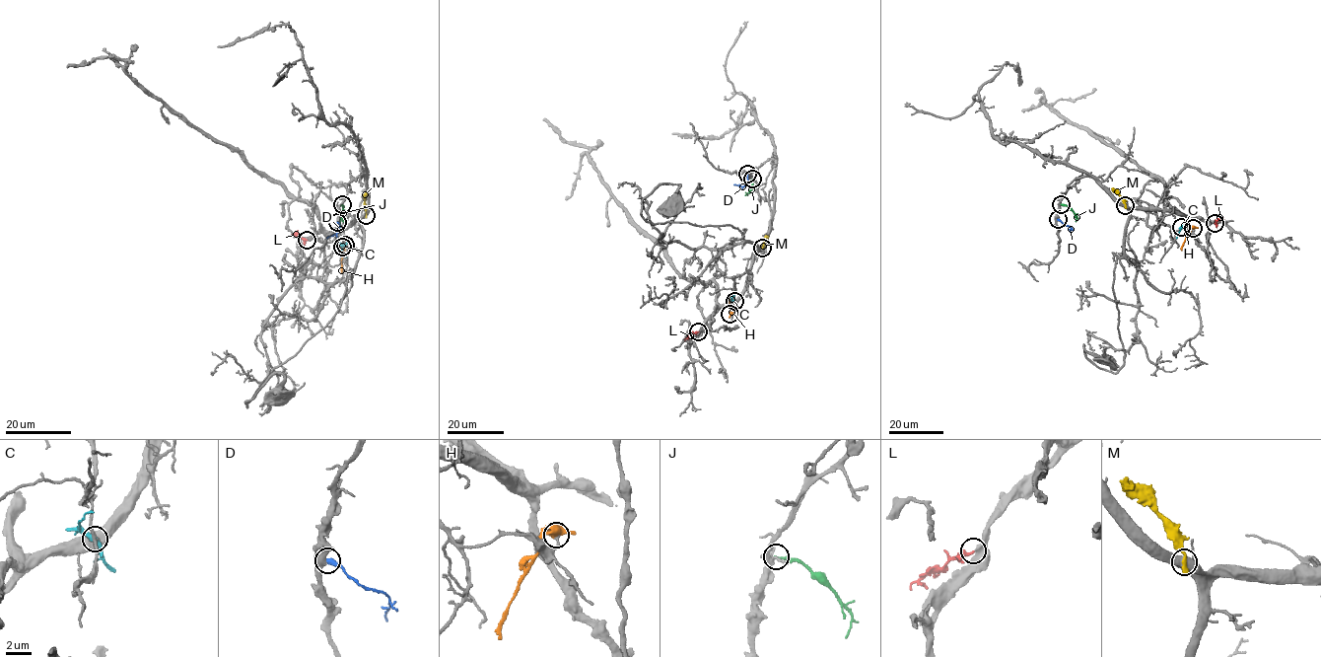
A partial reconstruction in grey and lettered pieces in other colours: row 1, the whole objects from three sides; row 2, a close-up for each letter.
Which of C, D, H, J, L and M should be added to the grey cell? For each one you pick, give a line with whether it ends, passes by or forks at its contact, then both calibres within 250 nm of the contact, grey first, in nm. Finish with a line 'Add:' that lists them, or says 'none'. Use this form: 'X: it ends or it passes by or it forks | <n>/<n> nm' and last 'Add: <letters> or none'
L: it ends | 500/360 nm
Add: L

